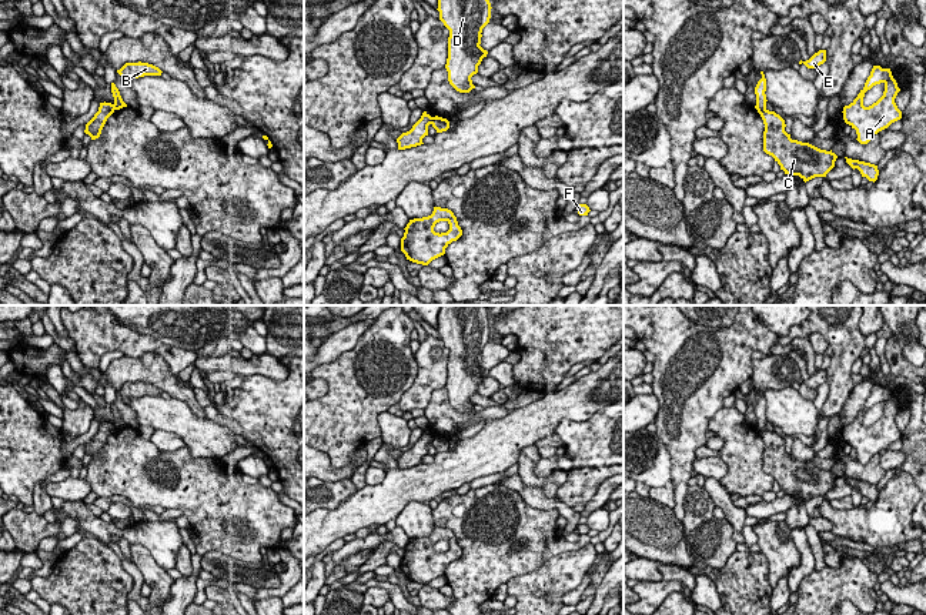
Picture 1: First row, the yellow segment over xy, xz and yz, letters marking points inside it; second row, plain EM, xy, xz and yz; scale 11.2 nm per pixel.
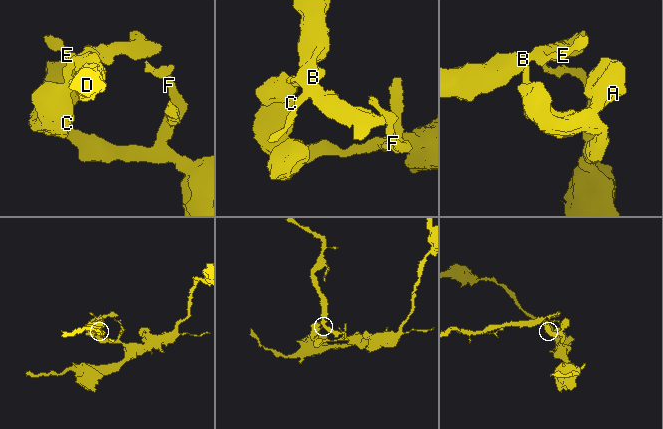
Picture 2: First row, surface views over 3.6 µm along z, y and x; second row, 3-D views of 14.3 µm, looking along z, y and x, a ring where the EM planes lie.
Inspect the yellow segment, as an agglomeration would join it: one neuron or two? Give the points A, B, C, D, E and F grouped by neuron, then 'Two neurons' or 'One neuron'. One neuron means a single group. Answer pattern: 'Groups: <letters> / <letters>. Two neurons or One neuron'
Groups: A C F / B D E. Two neurons

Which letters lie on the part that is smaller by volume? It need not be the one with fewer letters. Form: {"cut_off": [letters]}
{"cut_off": ["B", "D", "E"]}

